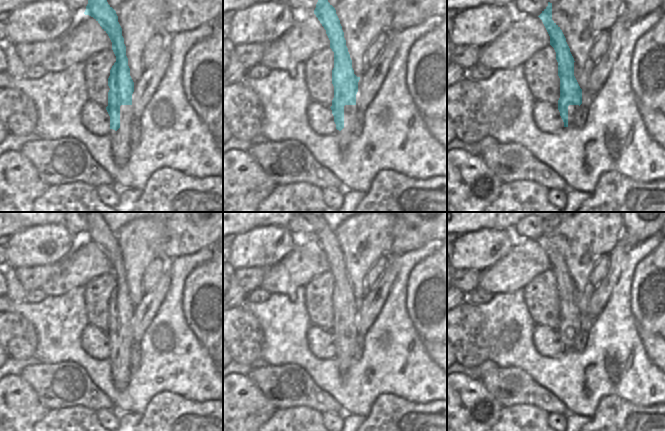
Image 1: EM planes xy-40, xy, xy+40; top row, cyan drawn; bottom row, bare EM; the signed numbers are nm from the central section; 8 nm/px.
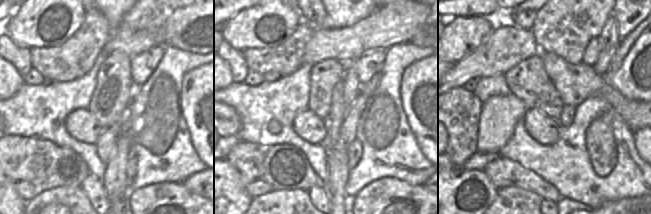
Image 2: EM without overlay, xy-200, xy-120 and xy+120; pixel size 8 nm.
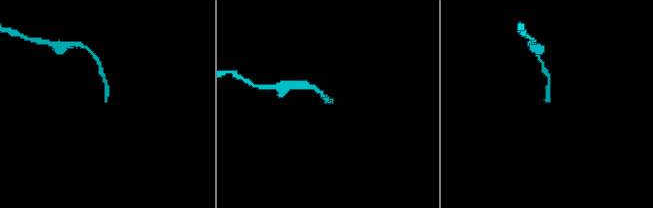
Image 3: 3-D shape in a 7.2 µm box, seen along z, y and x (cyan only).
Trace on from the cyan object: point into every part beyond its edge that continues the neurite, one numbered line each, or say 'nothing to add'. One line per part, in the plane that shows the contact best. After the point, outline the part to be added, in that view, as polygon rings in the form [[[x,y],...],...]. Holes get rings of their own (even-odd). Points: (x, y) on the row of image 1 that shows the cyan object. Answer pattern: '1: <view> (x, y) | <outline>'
1: xy-40 (120, 140) | [[[121,105],[120,128],[117,131],[110,129],[110,144],[112,146],[112,158],[119,167],[123,167],[130,158],[130,124],[132,122],[132,114],[132,105]]]

